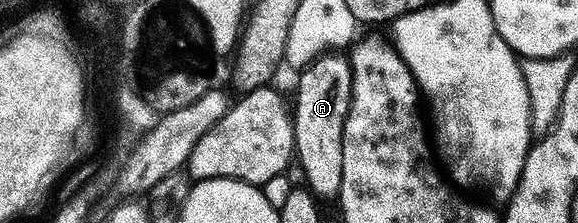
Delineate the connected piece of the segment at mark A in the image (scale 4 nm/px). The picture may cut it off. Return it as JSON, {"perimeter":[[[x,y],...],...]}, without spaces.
{"perimeter":[[[325,54],[302,71],[297,88],[297,104],[293,106],[294,130],[296,132],[297,162],[306,174],[306,185],[318,201],[336,201],[343,182],[343,132],[346,118],[353,102],[353,68],[348,57],[341,54]]]}

